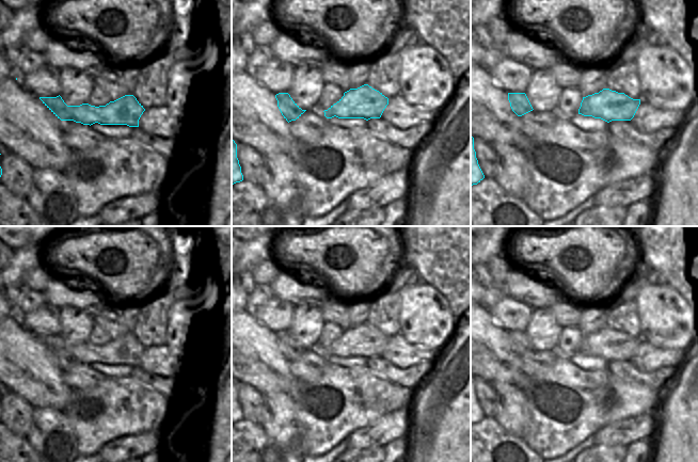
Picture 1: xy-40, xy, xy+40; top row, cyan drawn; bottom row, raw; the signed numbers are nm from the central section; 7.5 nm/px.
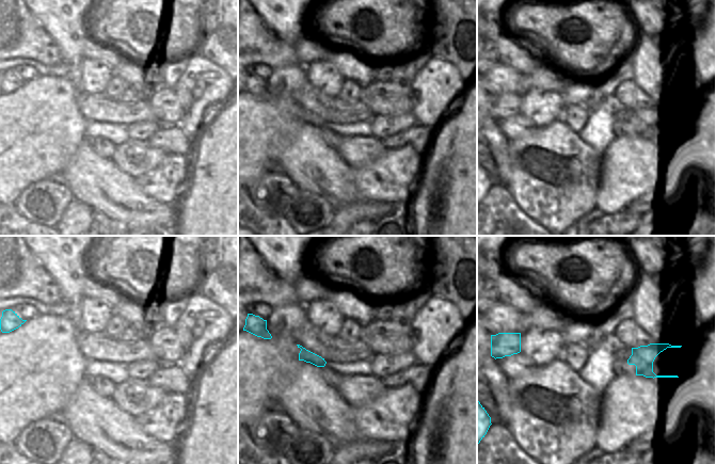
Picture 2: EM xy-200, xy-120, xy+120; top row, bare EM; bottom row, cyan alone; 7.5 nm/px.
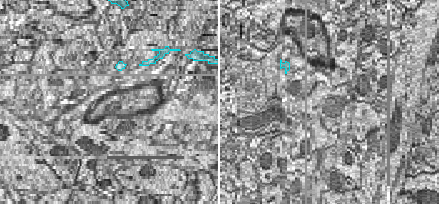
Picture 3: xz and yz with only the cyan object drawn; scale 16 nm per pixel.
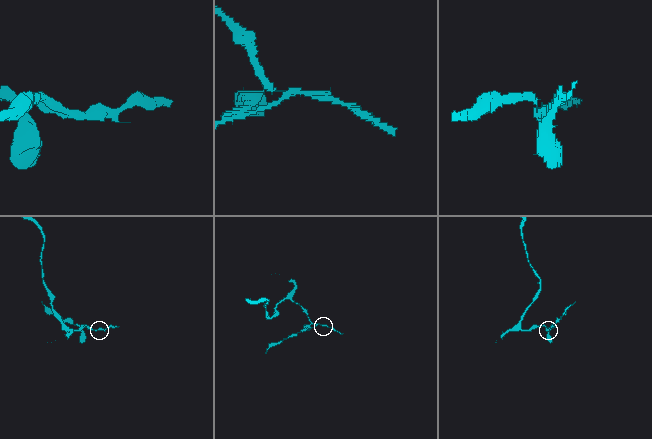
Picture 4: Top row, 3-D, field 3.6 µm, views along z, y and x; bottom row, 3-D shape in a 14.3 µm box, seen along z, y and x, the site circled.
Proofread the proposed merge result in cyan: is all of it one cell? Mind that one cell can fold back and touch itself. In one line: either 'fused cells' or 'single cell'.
fused cells

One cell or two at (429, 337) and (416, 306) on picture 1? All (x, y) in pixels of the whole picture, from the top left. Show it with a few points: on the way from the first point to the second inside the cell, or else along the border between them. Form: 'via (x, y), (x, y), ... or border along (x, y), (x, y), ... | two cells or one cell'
via (429, 330), (429, 323), (424, 314) | one cell

